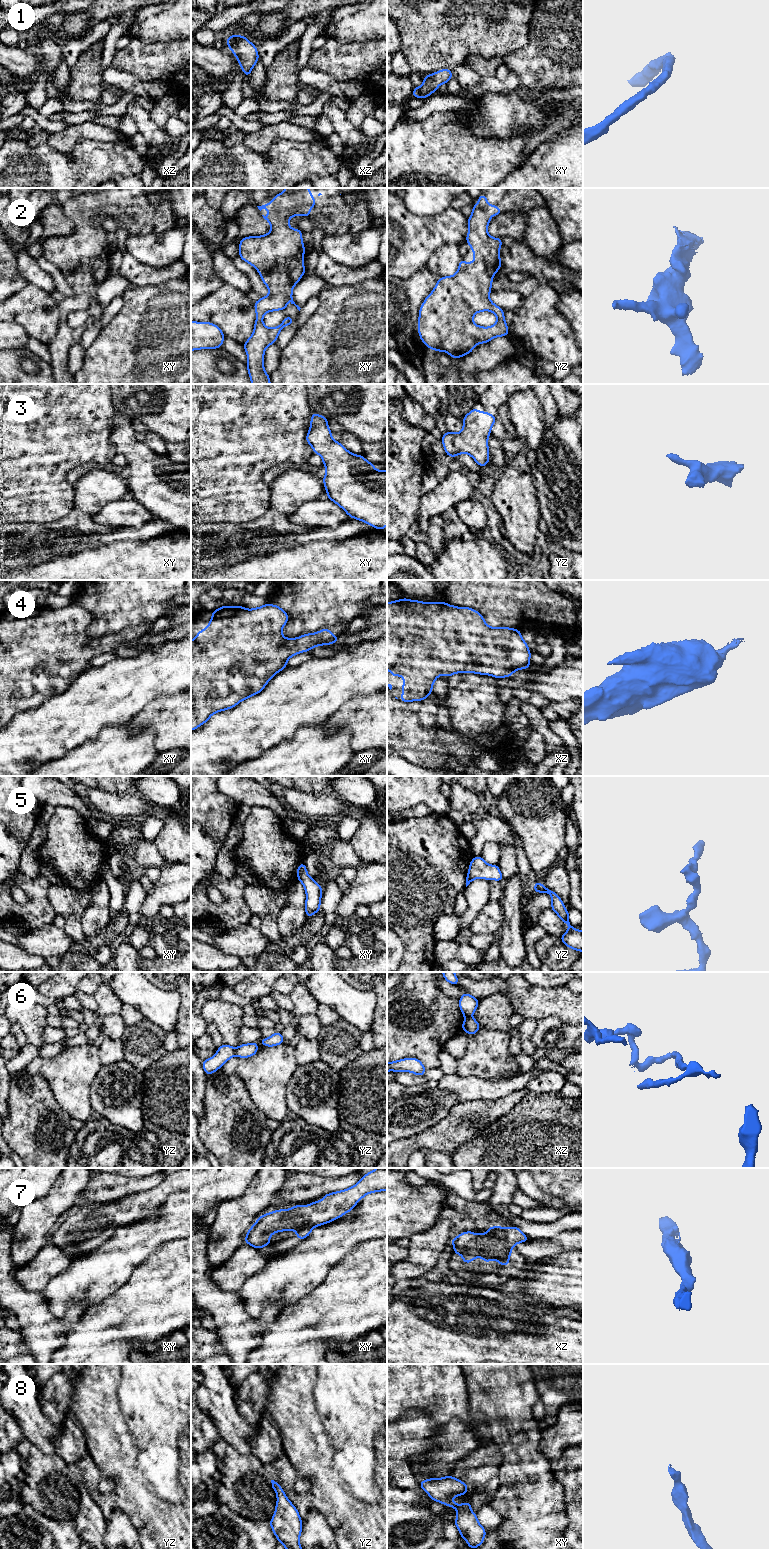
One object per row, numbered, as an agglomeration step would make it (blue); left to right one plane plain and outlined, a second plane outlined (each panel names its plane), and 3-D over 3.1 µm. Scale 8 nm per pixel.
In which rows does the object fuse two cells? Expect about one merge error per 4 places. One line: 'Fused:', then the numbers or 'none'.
Fused: 6

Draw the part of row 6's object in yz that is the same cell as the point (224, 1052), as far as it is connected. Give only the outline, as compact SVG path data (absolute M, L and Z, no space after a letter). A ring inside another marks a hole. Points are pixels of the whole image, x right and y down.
M222 1044L218 1049L216 1054L202 1061L203 1069L207 1075L211 1075L219 1068L221 1068L230 1058L236 1055L237 1048L232 1046Z

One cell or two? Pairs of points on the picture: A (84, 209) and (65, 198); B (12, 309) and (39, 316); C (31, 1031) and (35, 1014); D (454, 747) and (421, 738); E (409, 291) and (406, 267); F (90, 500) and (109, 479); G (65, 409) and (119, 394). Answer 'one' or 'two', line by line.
A: one
B: one
C: one
D: one
E: two
F: one
G: two

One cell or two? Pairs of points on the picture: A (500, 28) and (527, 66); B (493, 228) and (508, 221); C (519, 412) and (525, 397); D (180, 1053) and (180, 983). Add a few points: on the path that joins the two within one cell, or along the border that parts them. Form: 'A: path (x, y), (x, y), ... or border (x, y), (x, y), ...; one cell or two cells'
A: border (529, 30), (529, 41), (502, 57); two cells
B: path (497, 228), (504, 225); one cell
C: path (523, 408), (525, 401); one cell
D: border (178, 1046), (180, 1047); two cells

